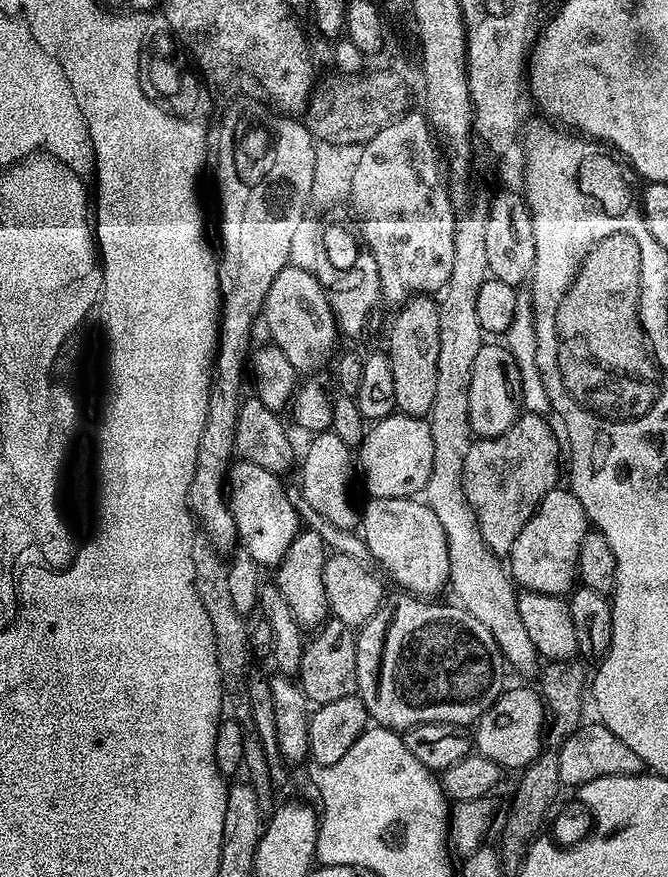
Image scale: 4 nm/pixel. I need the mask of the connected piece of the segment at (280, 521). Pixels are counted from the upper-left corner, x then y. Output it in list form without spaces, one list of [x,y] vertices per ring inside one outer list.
[[[237,459],[226,477],[227,503],[236,523],[239,543],[250,550],[250,558],[261,566],[279,565],[286,550],[290,550],[290,542],[302,530],[301,518],[290,504],[285,485],[277,473],[262,470],[262,466],[254,466],[249,460]]]

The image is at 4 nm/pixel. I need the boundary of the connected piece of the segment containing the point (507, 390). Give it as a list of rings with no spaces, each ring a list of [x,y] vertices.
[[[481,343],[478,355],[474,357],[474,370],[470,370],[470,410],[468,411],[468,418],[472,436],[489,440],[498,434],[506,434],[506,430],[510,430],[510,426],[515,422],[521,408],[520,374],[519,368],[515,364],[515,358],[511,356],[510,350],[503,343]]]

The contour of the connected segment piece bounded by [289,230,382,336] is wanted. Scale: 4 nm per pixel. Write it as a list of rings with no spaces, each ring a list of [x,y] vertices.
[[[303,231],[291,243],[291,258],[289,263],[317,275],[330,304],[339,331],[343,335],[356,336],[364,328],[372,310],[381,301],[380,283],[378,282],[378,266],[374,256],[367,250],[360,250],[352,268],[341,270],[328,268],[325,248],[317,231]]]

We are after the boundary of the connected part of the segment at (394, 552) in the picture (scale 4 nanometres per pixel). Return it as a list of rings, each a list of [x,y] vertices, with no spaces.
[[[377,496],[365,499],[365,504],[358,516],[358,528],[363,540],[369,548],[371,559],[377,560],[386,571],[392,575],[396,584],[401,584],[405,593],[417,598],[432,598],[435,592],[445,591],[448,584],[448,547],[446,546],[446,534],[442,534],[442,525],[434,510],[416,498],[378,498]]]

